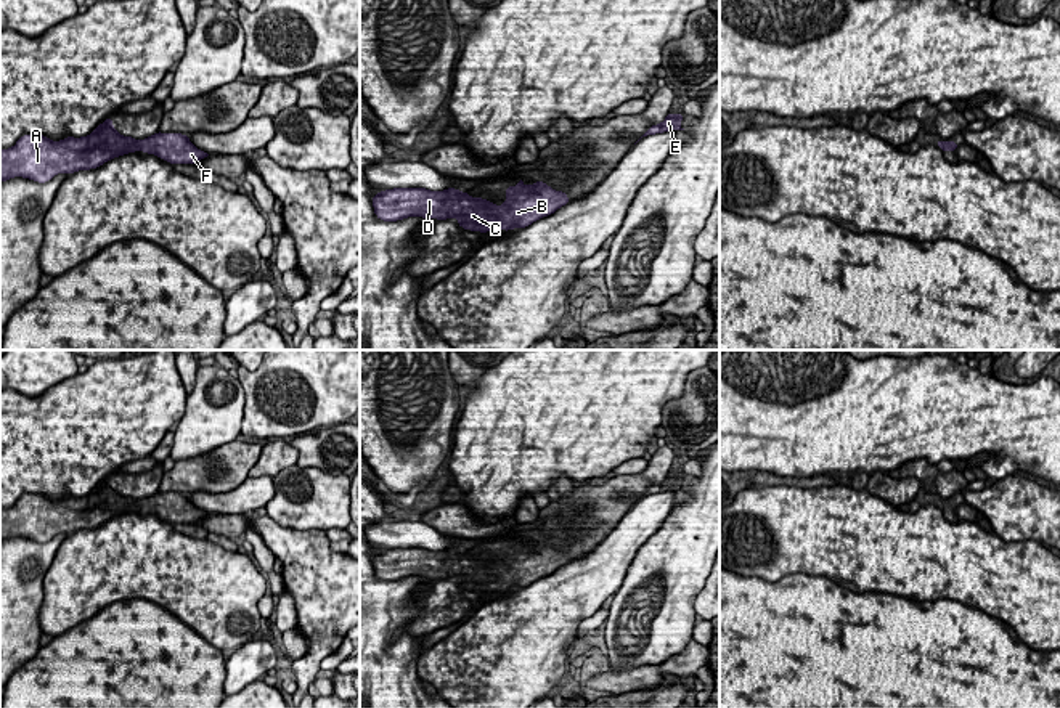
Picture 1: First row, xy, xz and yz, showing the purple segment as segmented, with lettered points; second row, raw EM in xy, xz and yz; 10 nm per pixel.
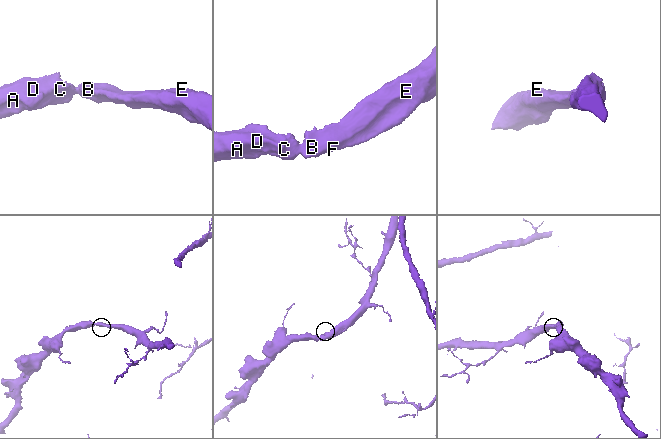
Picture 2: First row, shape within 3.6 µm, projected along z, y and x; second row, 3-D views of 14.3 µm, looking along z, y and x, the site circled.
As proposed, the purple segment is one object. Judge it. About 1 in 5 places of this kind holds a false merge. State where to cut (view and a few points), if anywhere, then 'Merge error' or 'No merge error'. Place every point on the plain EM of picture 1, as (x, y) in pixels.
No split. No merge error

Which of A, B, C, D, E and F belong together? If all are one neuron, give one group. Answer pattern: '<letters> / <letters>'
A B C D E F

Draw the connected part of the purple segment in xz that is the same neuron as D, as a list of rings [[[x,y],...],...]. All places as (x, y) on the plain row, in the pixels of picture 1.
[[[520,539],[516,546],[508,546],[504,552],[508,557],[499,568],[495,562],[482,557],[471,557],[469,552],[461,552],[456,547],[448,547],[443,551],[430,551],[426,547],[393,547],[374,554],[371,562],[376,576],[384,581],[397,581],[408,576],[437,580],[446,580],[453,576],[459,581],[458,584],[461,588],[480,592],[488,592],[496,586],[504,591],[527,588],[533,581],[554,573],[557,568],[570,562],[565,552],[552,549],[541,539],[528,546],[525,546]]]

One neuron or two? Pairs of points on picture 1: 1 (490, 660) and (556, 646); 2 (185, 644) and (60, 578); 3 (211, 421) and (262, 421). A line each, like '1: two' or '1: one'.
1: one
2: two
3: two

